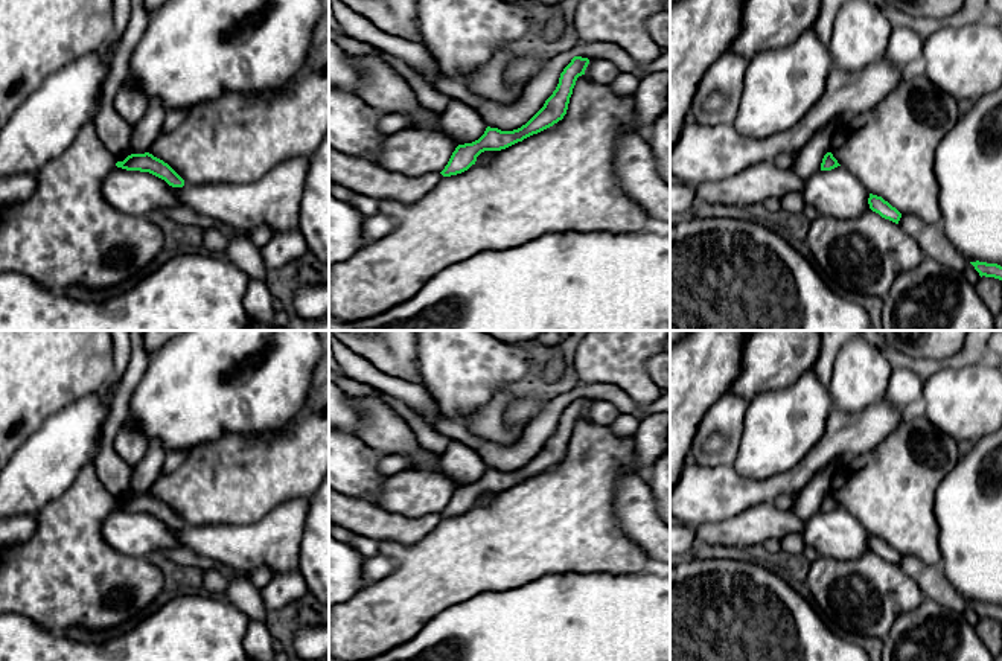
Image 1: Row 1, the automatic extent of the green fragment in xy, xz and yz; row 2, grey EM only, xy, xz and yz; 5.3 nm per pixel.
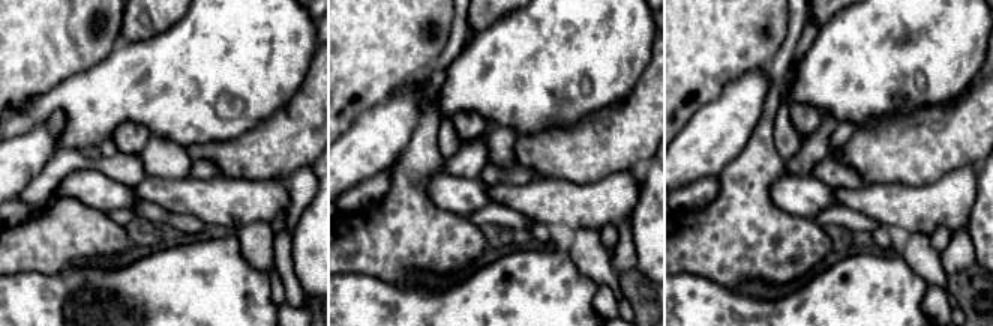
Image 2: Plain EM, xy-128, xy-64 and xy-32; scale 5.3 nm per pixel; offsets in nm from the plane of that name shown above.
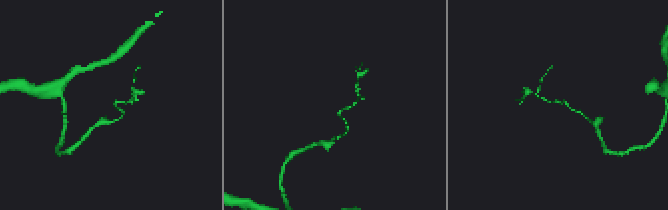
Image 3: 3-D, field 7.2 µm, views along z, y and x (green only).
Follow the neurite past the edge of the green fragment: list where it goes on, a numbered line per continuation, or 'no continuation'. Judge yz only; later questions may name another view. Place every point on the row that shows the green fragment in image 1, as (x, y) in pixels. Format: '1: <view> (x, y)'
no continuation

